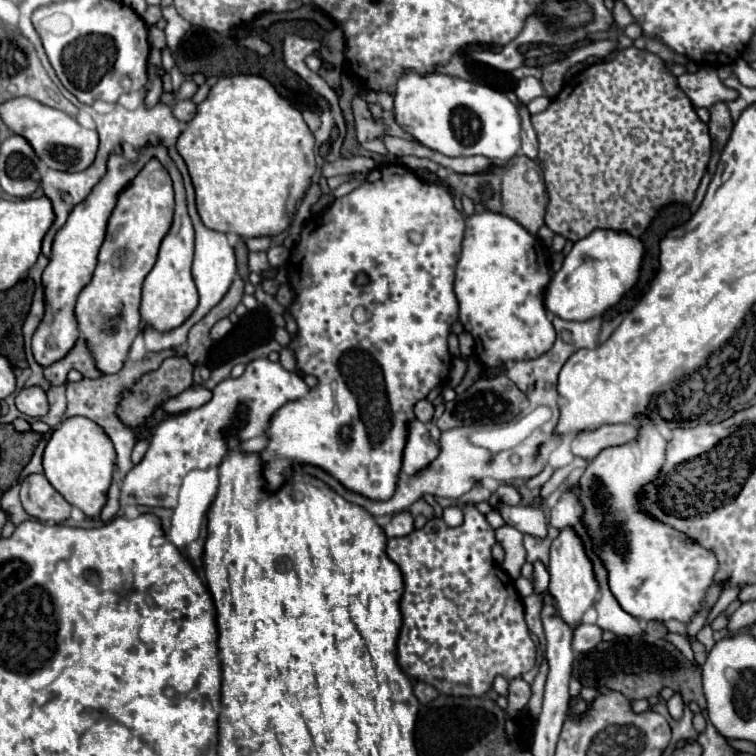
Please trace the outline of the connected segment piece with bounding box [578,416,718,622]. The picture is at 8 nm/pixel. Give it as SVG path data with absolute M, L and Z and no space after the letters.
M640 416L640 428L638 436L622 446L610 446L604 448L586 468L586 472L580 478L580 502L584 506L584 522L588 524L588 532L594 540L594 552L604 560L608 568L608 582L612 594L618 598L620 606L640 618L640 620L680 620L688 622L700 608L700 602L706 594L706 590L712 584L712 576L718 568L716 556L708 552L706 548L694 544L690 538L682 536L680 532L674 532L674 528L666 528L666 524L658 524L656 520L650 520L650 516L642 516L638 512L638 492L642 486L658 474L658 468L664 460L664 448L666 440L656 430L654 422L648 416Z

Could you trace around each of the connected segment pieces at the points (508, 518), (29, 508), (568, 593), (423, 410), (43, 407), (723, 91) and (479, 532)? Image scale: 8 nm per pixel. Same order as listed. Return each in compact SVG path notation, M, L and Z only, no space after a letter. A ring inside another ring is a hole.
M500 500L498 502L498 512L500 512L500 516L504 518L506 524L514 526L522 534L532 534L536 538L544 538L546 536L546 518L544 518L542 510L528 508L524 504L510 506L510 504L504 504Z
M30 474L20 484L20 500L24 510L42 522L64 522L70 518L70 504L52 488L42 474Z
M562 528L558 538L554 538L552 546L550 546L550 564L548 564L548 572L550 572L550 592L556 600L556 610L558 614L564 618L564 622L568 622L572 628L580 624L584 612L594 606L596 596L598 596L598 580L594 574L594 566L592 560L586 554L584 542L582 538L574 532L574 528Z
M420 400L416 406L414 406L414 414L420 422L428 424L434 420L434 404L430 400Z
M22 388L16 394L16 408L26 414L26 416L44 416L48 412L48 402L46 402L46 394L40 388Z
M702 68L696 74L678 76L678 86L696 108L710 108L716 102L730 102L738 94L726 88L714 68Z
M466 504L462 508L464 512L464 522L456 528L450 528L444 524L442 518L432 518L426 522L424 528L414 530L408 536L402 538L390 538L388 546L386 546L386 554L392 562L398 564L398 568L402 570L404 576L404 594L402 594L402 602L400 602L400 612L402 612L402 630L400 630L400 638L398 638L398 664L400 668L414 680L422 680L430 686L434 686L438 692L442 694L450 694L450 696L482 696L484 692L488 692L492 688L492 682L496 676L504 676L506 680L512 680L516 676L522 676L524 672L528 672L534 664L536 664L536 646L530 638L530 630L526 626L524 620L524 606L522 606L522 598L514 588L514 580L510 580L510 576L506 576L506 570L494 562L490 550L496 542L494 538L494 528L488 524L486 516L478 512L476 504Z

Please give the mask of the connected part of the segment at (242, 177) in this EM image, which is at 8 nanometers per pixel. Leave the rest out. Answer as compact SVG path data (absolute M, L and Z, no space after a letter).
M236 74L236 76L220 78L210 88L208 98L198 104L194 118L186 124L186 130L178 136L176 150L180 152L180 156L184 158L184 162L188 166L188 172L190 172L190 178L192 178L192 184L194 184L194 190L196 190L196 208L198 208L198 214L200 214L204 226L208 226L212 230L218 230L218 232L234 232L234 234L240 234L242 238L274 236L274 234L282 232L288 226L288 222L290 222L290 214L294 210L296 200L300 200L304 196L306 188L310 186L310 178L316 172L316 164L314 164L314 136L310 134L308 126L304 124L302 114L288 100L284 100L266 78L256 76L256 74Z

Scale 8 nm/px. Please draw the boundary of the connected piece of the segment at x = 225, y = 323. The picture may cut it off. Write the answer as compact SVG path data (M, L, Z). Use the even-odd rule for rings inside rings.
M222 318L220 322L216 322L216 324L214 324L214 328L212 328L210 336L212 336L212 340L214 340L214 342L218 342L218 340L222 340L230 330L232 330L232 322L230 322L228 318Z

